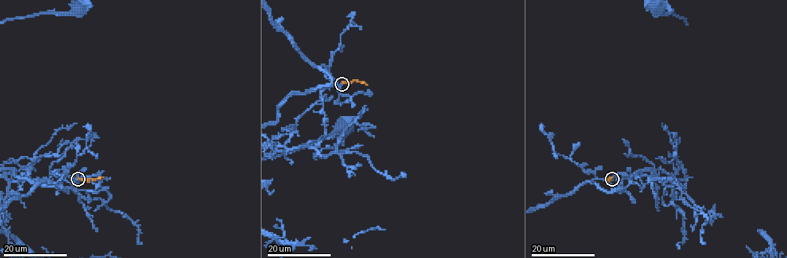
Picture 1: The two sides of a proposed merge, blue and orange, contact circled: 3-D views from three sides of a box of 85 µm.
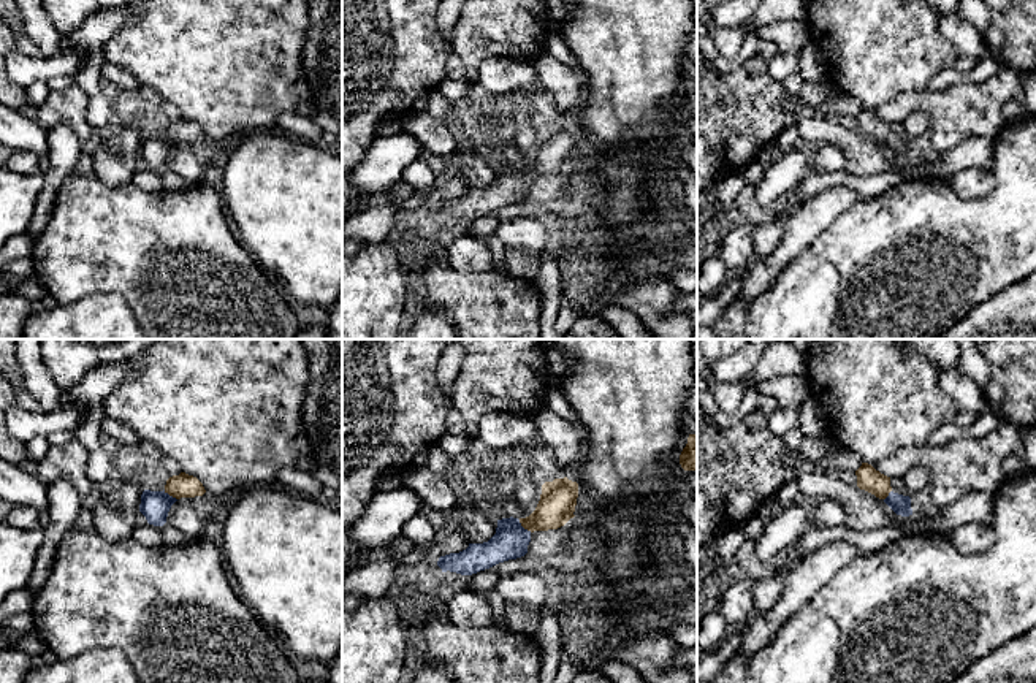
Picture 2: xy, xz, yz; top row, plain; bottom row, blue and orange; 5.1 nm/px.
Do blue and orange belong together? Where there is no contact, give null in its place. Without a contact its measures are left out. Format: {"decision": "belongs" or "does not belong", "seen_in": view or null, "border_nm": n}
{"decision": "belongs", "seen_in": "xz", "border_nm": 90}

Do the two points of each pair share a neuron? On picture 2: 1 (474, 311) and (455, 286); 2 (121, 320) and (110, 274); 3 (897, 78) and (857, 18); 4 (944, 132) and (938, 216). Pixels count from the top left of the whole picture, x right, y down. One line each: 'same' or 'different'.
1: same
2: different
3: same
4: different

